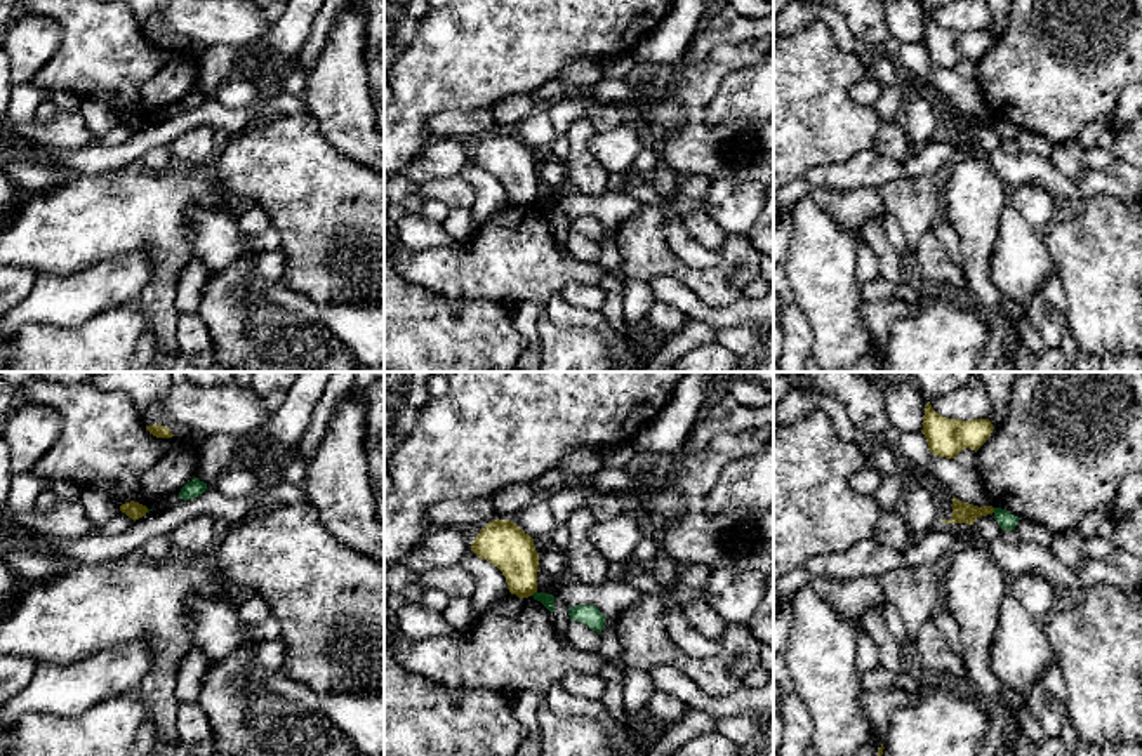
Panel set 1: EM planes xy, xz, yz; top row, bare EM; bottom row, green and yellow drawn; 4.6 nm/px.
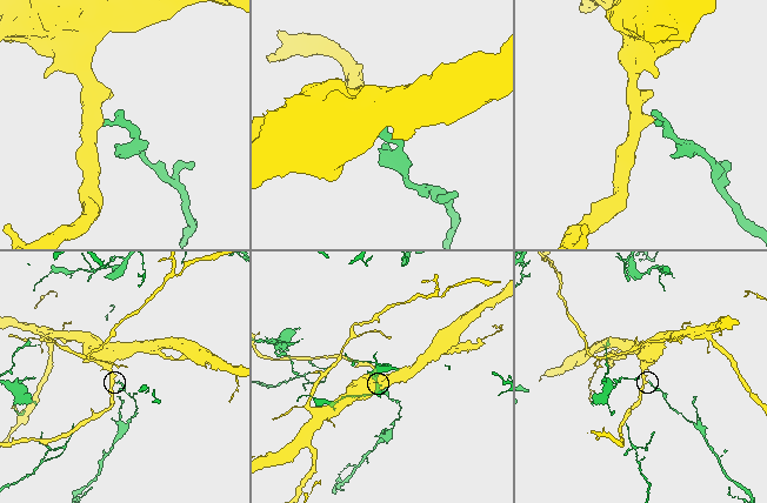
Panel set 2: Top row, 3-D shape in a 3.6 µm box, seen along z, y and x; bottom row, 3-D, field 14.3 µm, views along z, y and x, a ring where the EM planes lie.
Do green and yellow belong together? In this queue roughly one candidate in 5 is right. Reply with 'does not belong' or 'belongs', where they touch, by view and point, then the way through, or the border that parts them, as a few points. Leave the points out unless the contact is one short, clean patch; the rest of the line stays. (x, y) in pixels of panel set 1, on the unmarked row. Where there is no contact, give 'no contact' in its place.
does not belong | xz (534, 204)

